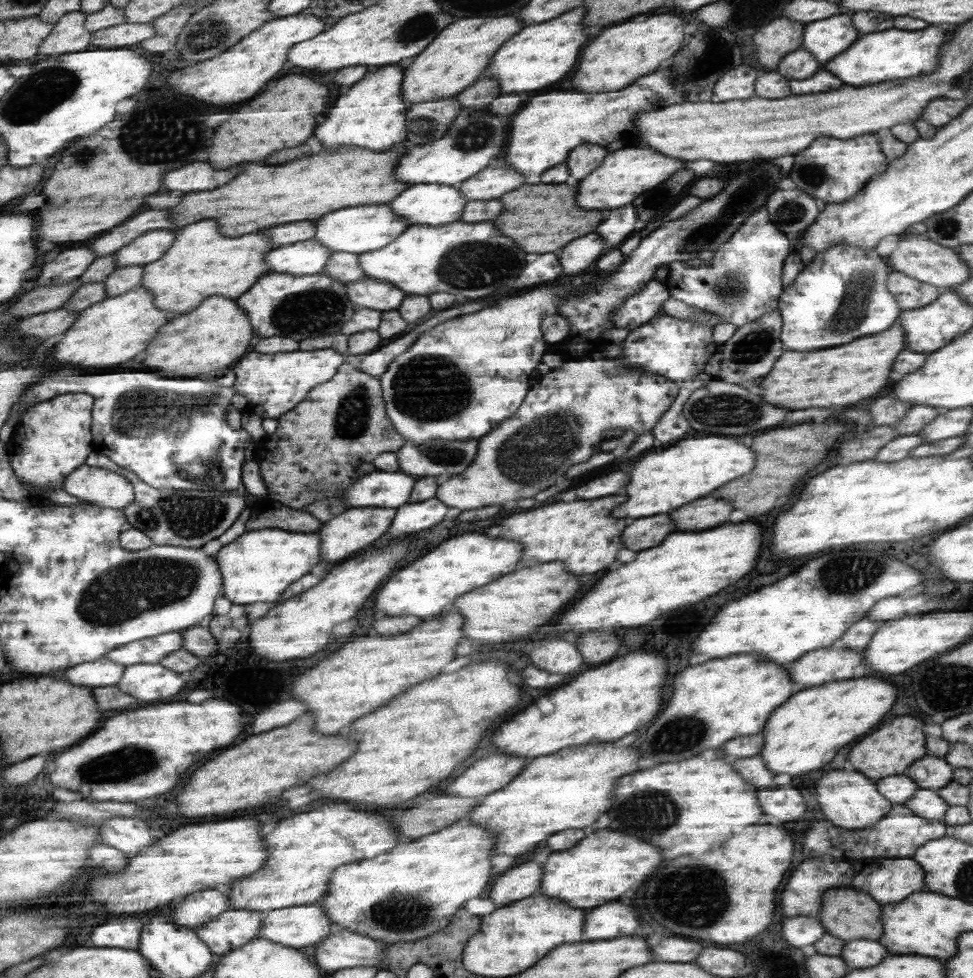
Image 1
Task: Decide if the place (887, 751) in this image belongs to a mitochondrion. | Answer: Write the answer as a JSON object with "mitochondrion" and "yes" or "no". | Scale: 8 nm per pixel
{"mitochondrion":"no"}

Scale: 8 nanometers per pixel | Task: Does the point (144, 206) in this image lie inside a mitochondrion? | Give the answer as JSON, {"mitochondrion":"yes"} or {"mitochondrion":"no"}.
{"mitochondrion":"no"}

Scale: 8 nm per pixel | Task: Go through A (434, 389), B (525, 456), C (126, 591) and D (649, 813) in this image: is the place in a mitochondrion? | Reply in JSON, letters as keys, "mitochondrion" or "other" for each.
{"A":"mitochondrion","B":"mitochondrion","C":"mitochondrion","D":"mitochondrion"}

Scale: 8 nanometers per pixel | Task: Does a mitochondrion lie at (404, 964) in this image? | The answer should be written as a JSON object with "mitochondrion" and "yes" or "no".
{"mitochondrion":"no"}

